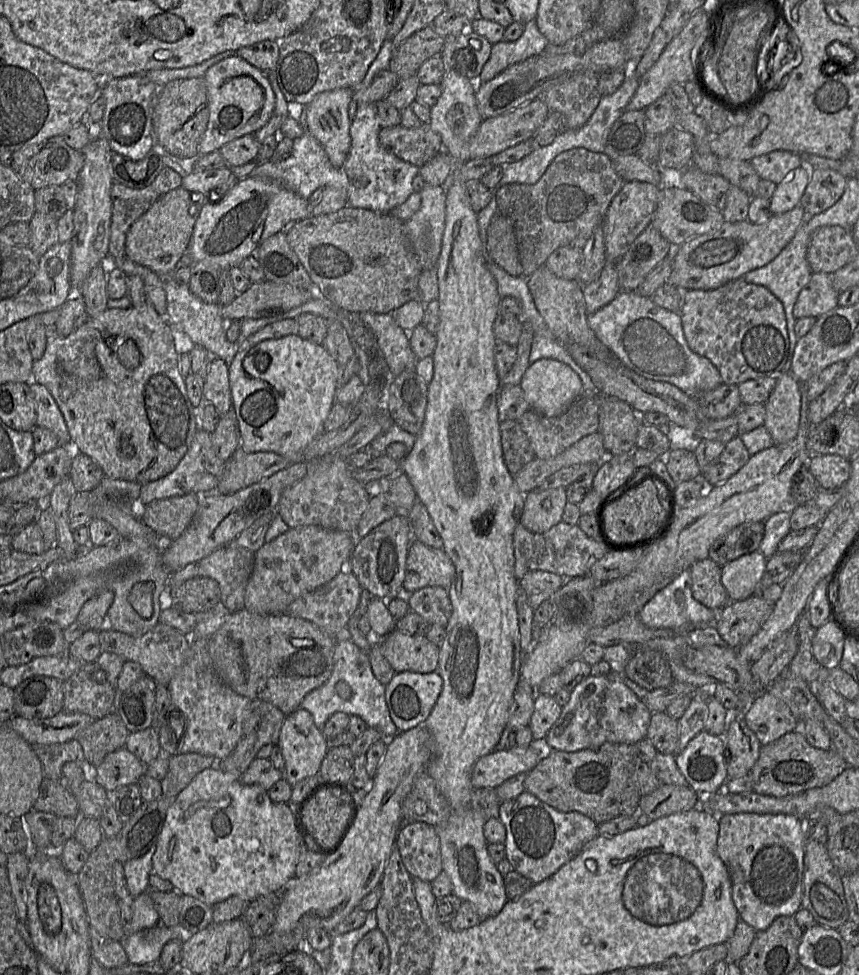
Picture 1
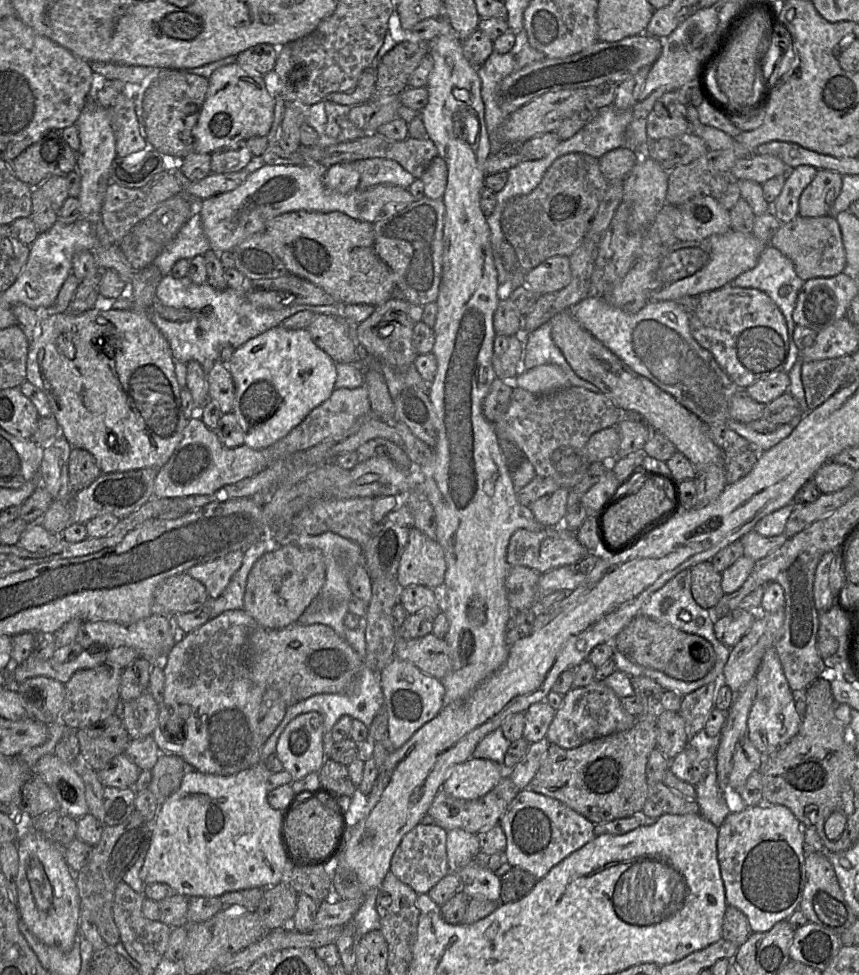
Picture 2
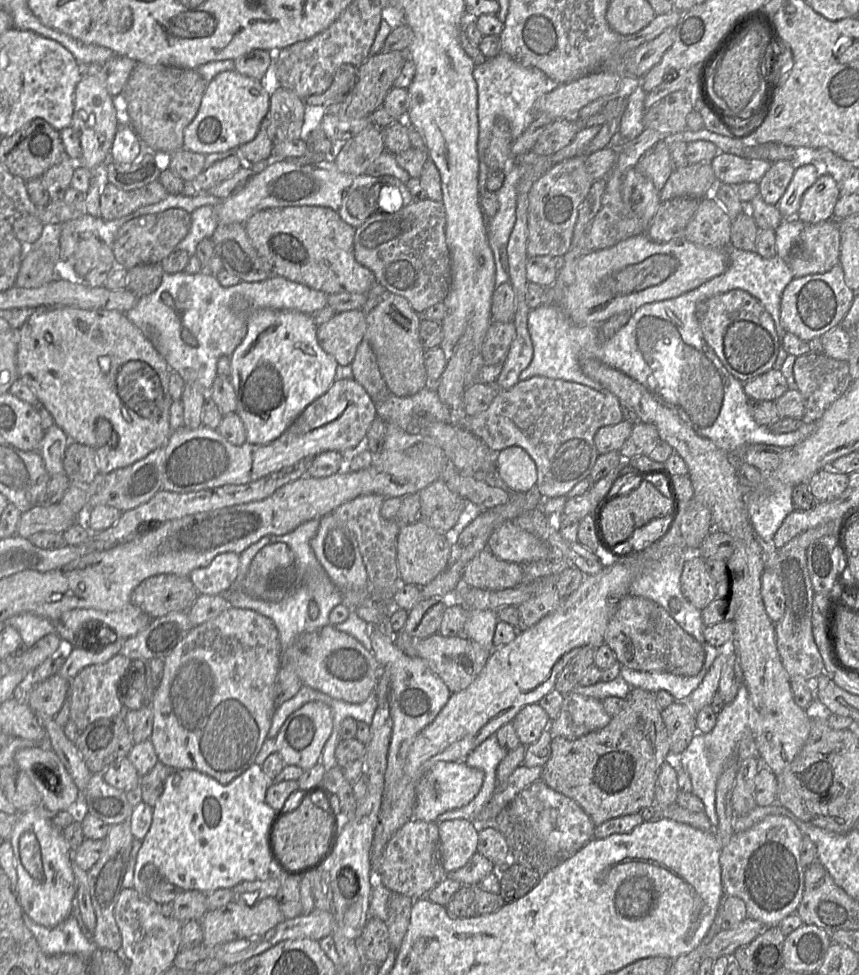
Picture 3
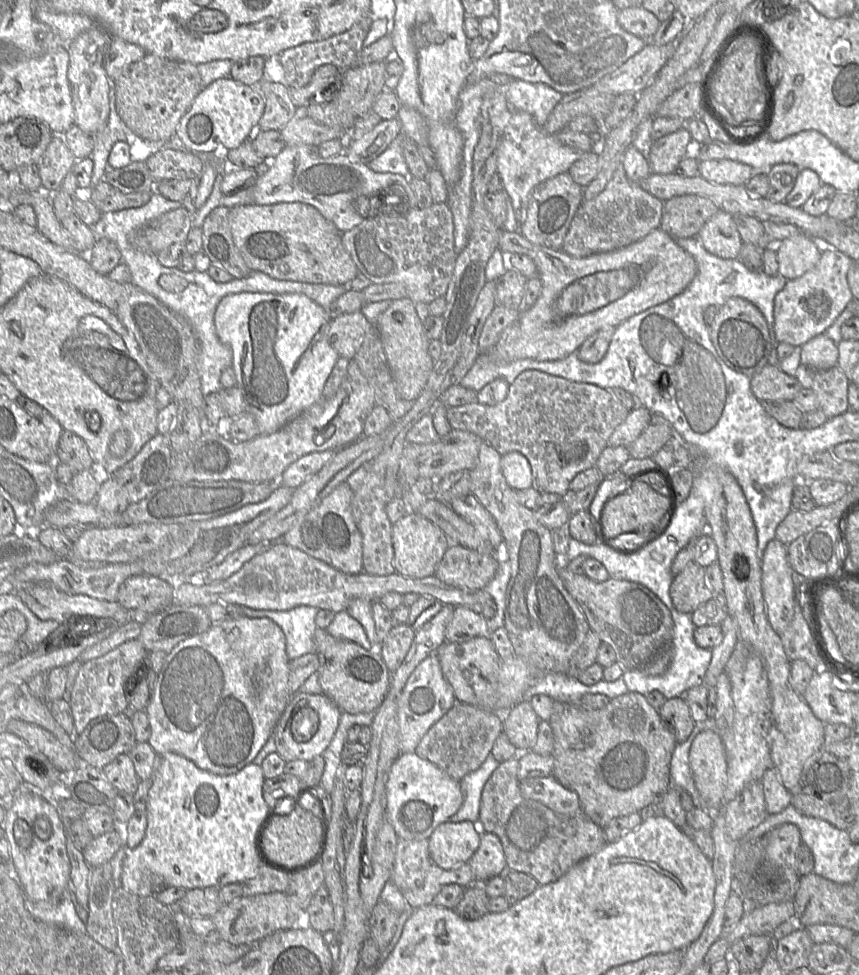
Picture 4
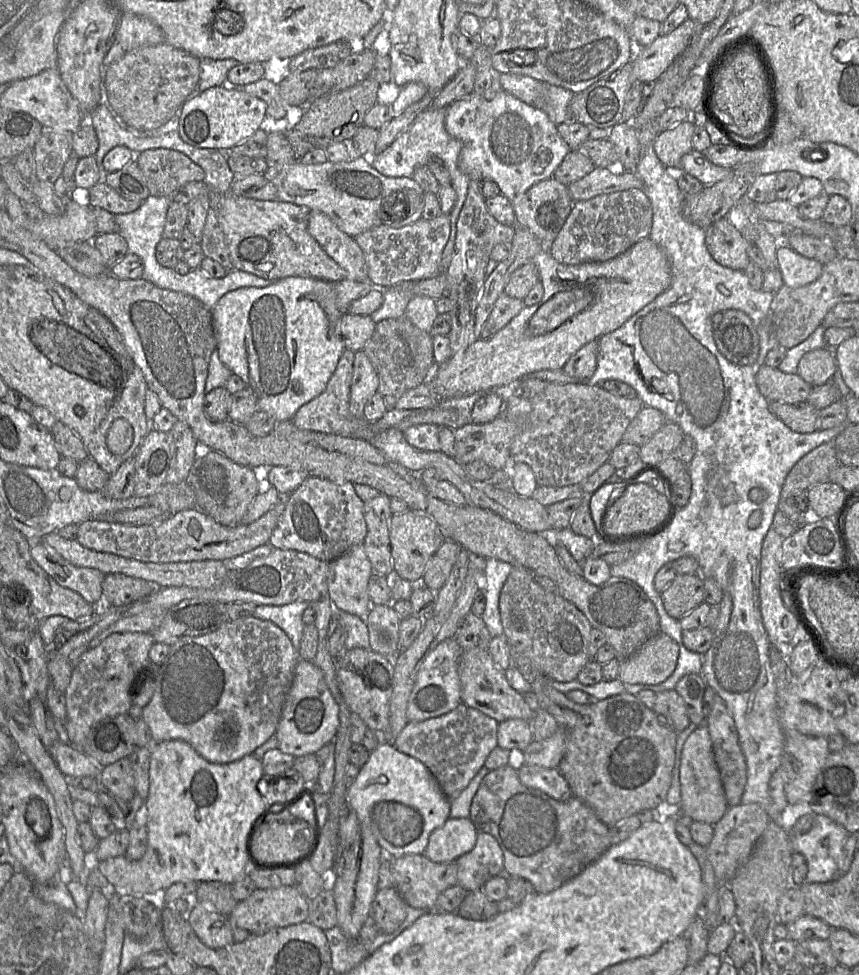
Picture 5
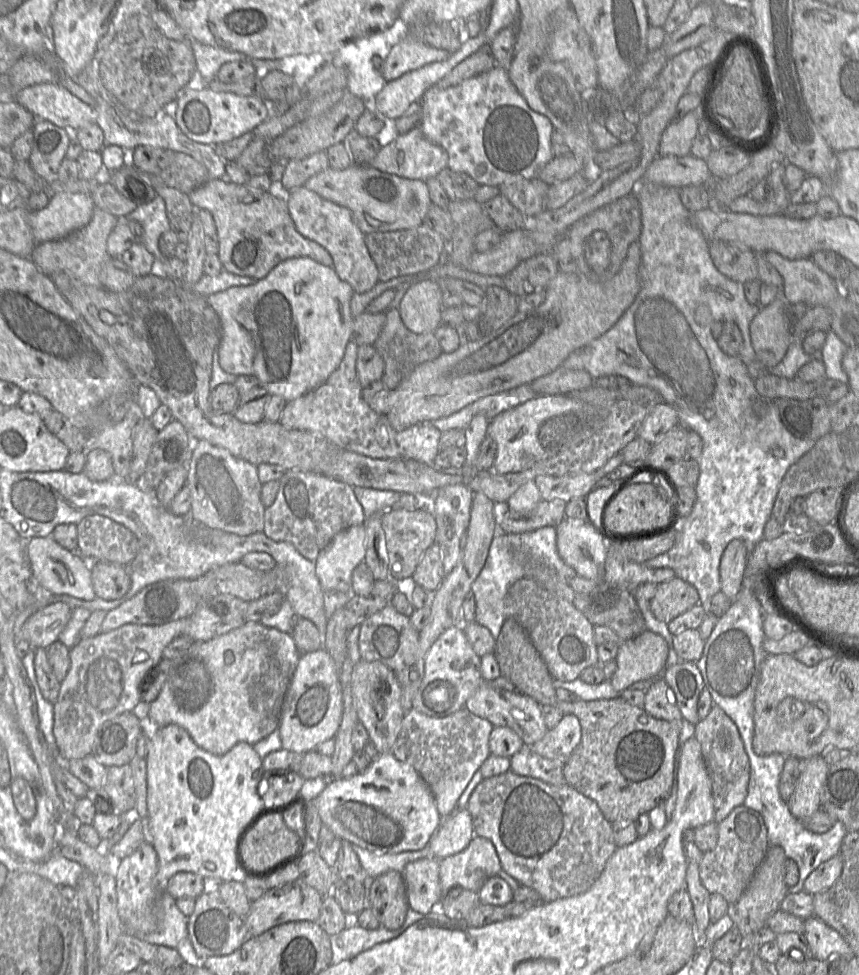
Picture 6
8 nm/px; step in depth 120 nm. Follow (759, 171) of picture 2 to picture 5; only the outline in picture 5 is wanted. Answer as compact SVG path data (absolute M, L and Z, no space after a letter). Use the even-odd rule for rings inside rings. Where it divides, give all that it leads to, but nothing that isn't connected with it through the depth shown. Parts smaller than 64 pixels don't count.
M691 151L684 155L676 170L683 170L698 179L703 185L710 186L725 180L732 174L732 169L717 166L710 162L703 153Z

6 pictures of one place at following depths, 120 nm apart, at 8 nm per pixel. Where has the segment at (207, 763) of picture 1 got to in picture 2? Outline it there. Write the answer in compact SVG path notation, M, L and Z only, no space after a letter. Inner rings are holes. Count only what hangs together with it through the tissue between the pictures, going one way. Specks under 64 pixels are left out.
M161 754L151 770L152 780L148 790L156 797L158 805L162 805L179 789L184 776L193 771L194 767L184 759Z

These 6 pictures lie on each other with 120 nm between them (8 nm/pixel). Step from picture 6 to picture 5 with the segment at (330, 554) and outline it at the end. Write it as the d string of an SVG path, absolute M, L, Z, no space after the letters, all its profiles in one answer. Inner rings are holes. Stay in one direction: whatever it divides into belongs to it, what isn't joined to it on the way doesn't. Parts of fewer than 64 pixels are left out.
M363 544L353 546L329 565L328 598L335 610L366 619L372 606L368 583L373 569Z

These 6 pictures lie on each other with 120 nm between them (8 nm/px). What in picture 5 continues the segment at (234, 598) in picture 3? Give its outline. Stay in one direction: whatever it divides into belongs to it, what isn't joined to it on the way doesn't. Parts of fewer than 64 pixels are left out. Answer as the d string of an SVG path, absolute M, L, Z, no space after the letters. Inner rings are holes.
M303 600L281 606L258 605L252 616L258 619L271 621L279 626L299 652L305 626L302 621L302 615L308 607L309 603Z

